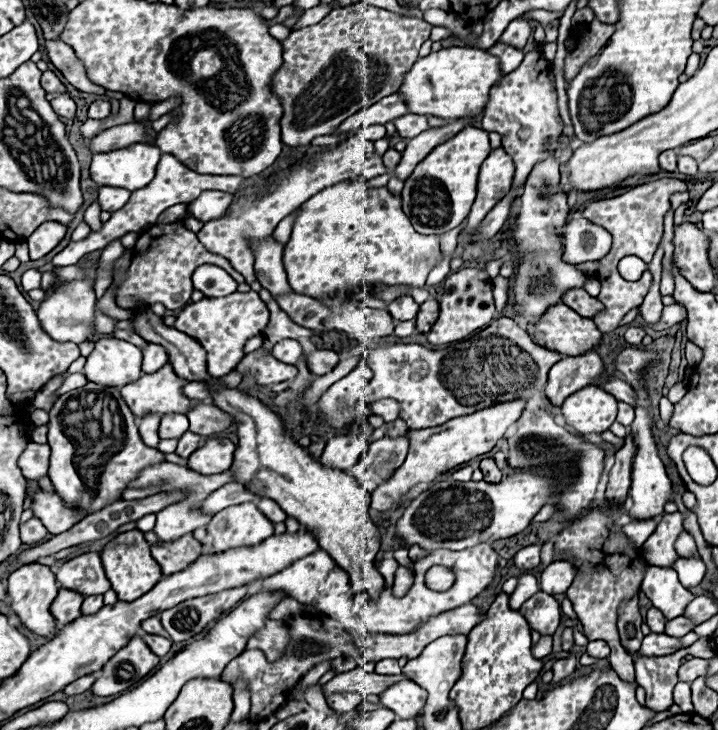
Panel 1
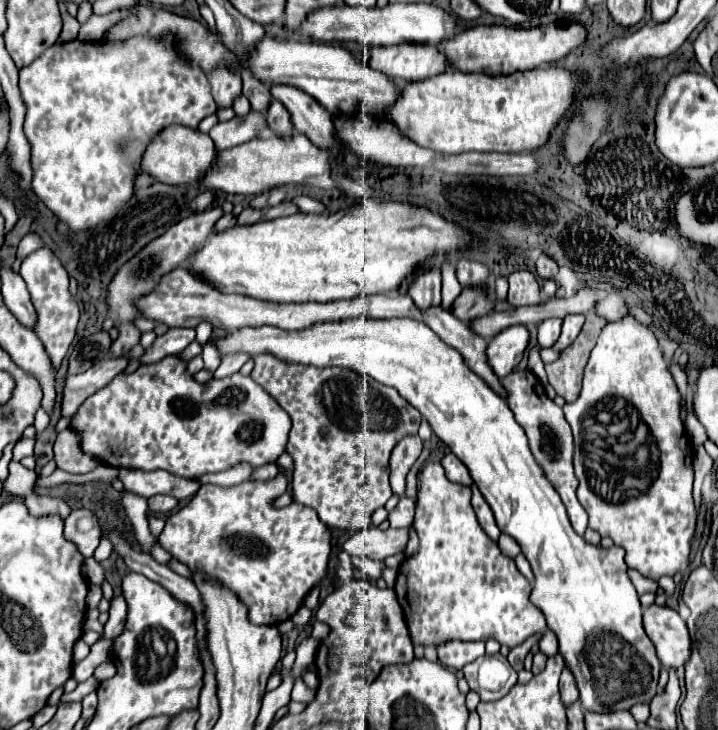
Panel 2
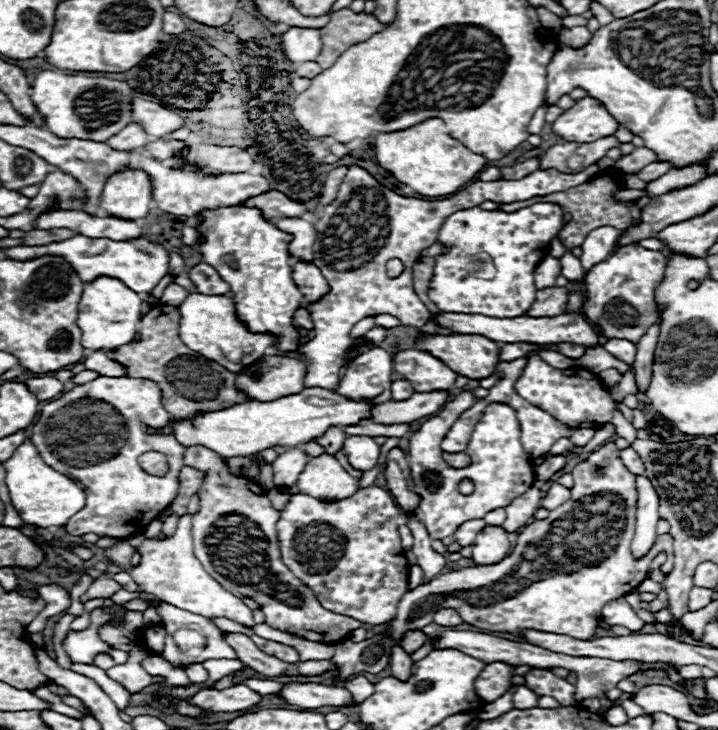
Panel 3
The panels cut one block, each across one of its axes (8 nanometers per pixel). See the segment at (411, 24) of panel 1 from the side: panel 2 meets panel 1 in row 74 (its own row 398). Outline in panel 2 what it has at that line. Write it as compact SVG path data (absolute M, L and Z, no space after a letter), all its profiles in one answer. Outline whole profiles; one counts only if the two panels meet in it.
M270 354L254 356L254 370L250 374L290 416L292 430L288 438L288 454L294 460L292 472L292 500L312 508L318 518L342 530L364 530L376 508L382 508L392 496L388 484L388 458L396 442L404 436L416 434L420 426L420 412L400 398L398 390L388 388L364 374L344 368L316 368L302 364L286 364Z

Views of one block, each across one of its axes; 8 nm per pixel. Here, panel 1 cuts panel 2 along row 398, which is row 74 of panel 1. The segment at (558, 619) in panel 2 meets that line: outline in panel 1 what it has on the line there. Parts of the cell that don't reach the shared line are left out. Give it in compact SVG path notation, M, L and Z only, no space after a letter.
M442 48L420 58L404 76L400 92L404 92L408 110L412 114L438 116L438 118L474 118L482 114L490 100L490 88L502 80L500 60L482 48Z

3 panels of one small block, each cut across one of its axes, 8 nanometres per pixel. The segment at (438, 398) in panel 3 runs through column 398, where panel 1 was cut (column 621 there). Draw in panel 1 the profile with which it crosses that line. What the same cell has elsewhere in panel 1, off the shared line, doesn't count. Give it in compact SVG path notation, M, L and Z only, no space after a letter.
M618 402L618 418L616 418L620 424L624 426L630 426L632 420L634 420L634 408L630 404L624 404L624 402Z

